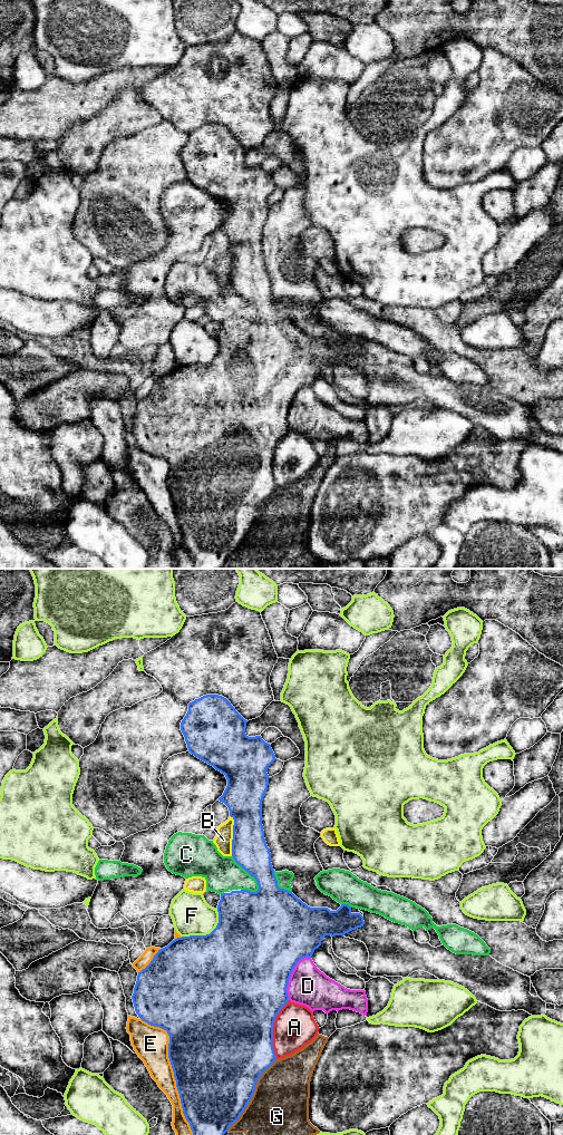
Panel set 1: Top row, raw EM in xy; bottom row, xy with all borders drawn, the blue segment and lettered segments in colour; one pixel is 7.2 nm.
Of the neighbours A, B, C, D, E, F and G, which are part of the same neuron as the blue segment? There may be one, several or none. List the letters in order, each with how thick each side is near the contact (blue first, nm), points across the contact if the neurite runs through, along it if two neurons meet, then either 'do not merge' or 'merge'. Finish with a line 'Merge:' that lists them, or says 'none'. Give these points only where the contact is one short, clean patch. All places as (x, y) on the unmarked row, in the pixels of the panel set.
A: 500 nm thick on the blue side, 300 nm on the other; do not merge
B: 260 nm thick on the blue side, 130 nm on the other; do not merge
C: 260 nm thick on the blue side, 260 nm on the other; do not merge
D: 500 nm thick on the blue side, 280 nm on the other; do not merge
E: 500 nm thick on the blue side, 240 nm on the other; do not merge
F: 500 nm thick on the blue side, 280 nm on the other; do not merge
G: 500 nm thick on the blue side, 480 nm on the other; do not merge
Merge: none

